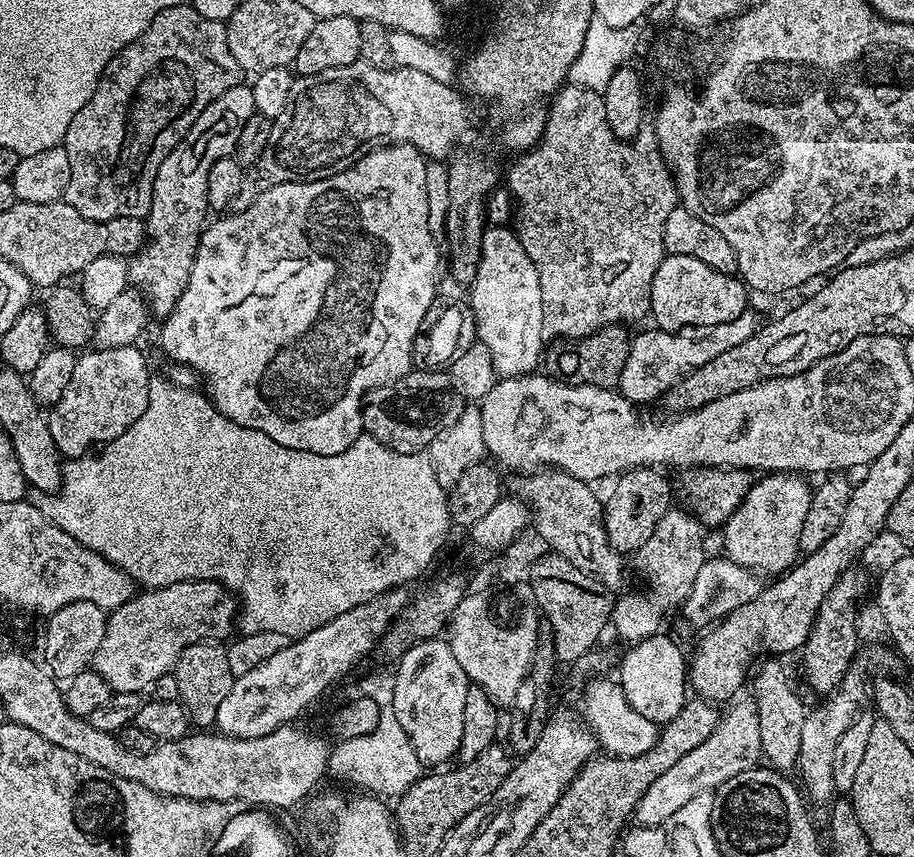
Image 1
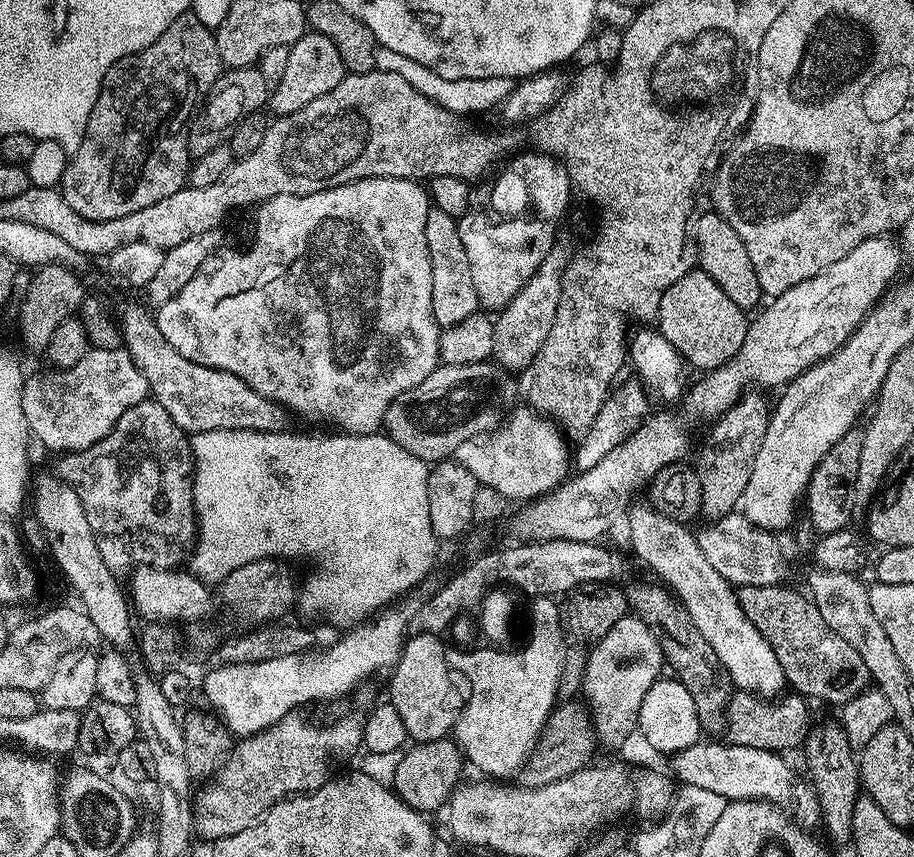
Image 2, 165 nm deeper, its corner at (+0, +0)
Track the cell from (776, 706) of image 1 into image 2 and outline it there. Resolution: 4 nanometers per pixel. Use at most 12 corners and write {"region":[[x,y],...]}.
{"region":[[629,507],[637,558],[675,592],[733,685],[779,697],[778,654],[696,532]]}

